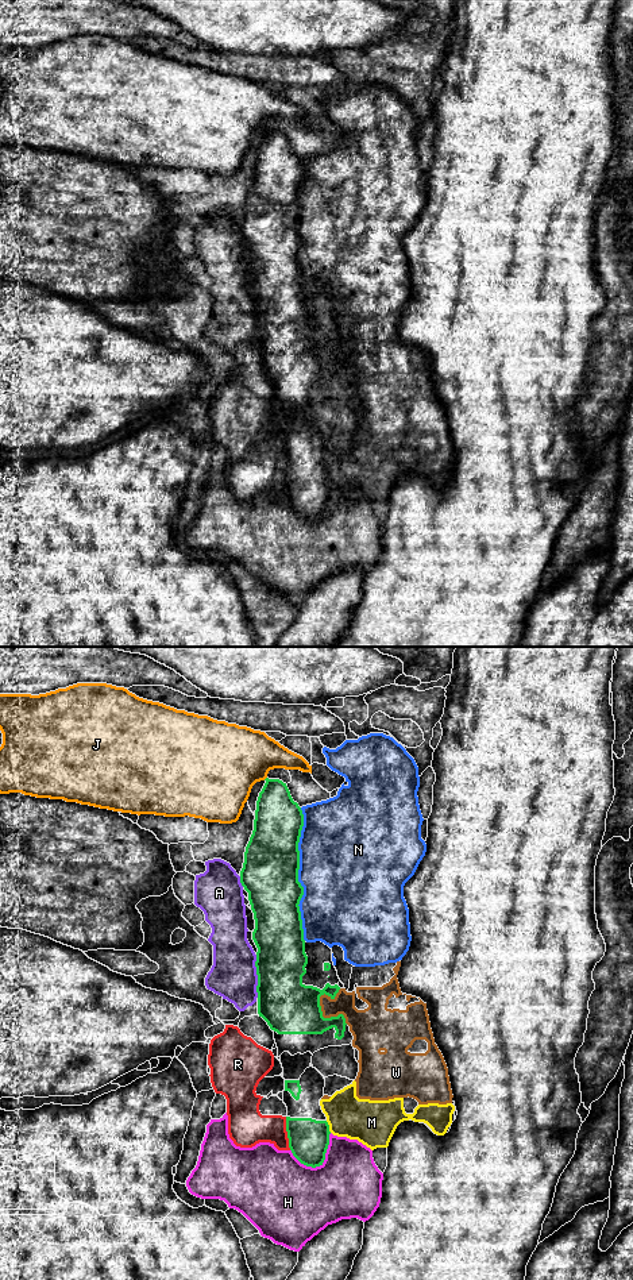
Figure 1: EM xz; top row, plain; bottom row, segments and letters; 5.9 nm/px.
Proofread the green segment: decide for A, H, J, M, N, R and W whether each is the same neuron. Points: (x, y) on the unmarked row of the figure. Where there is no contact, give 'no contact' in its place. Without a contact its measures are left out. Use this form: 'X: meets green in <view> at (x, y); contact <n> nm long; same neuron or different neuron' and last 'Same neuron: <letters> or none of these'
A: meets green in xz at (258, 328); contact 260 nm long; different neuron
H: meets green in xz at (321, 515); contact 280 nm long; different neuron
J: no contact; different neuron
M: meets green in xz at (328, 478); contact 80 nm long; different neuron
N: meets green in xz at (297, 226); contact 800 nm long; different neuron
R: meets green in xz at (288, 485); contact 200 nm long; different neuron
W: meets green in xz at (327, 370); contact 240 nm long; different neuron
Same neuron: none of these

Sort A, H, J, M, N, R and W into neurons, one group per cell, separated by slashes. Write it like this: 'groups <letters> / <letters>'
groups A R / H / J / M N W

